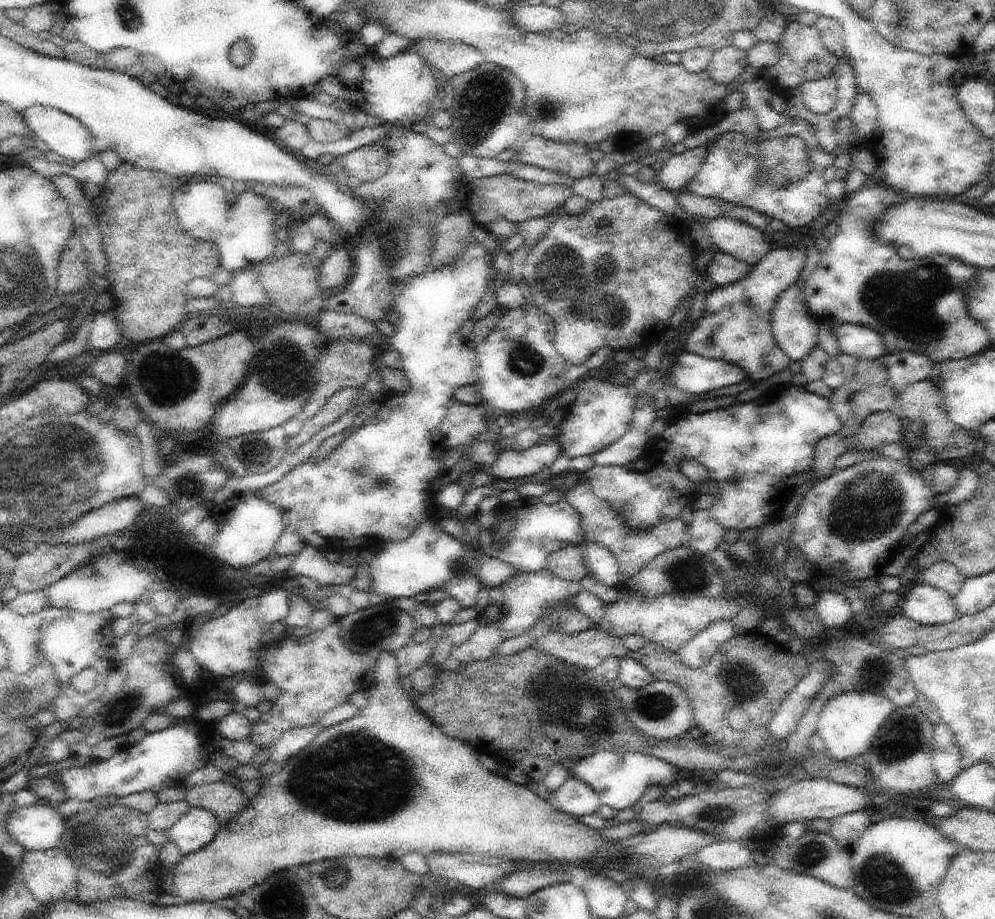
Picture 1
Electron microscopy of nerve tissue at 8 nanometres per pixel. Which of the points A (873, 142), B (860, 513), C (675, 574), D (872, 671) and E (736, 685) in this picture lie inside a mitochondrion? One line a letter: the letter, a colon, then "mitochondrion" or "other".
A: other
B: mitochondrion
C: mitochondrion
D: mitochondrion
E: mitochondrion

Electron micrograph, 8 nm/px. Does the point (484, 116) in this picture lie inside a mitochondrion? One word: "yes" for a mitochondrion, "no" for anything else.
yes

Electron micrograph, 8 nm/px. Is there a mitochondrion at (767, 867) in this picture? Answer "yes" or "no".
no

